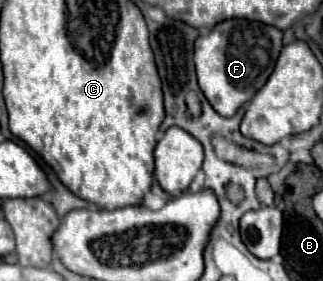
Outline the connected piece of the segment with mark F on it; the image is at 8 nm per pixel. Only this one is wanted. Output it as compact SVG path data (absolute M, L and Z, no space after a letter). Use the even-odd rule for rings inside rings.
M233 18L217 24L209 34L197 38L195 44L195 68L199 88L221 116L233 116L243 104L247 104L269 80L275 62L281 52L281 30L253 20Z

